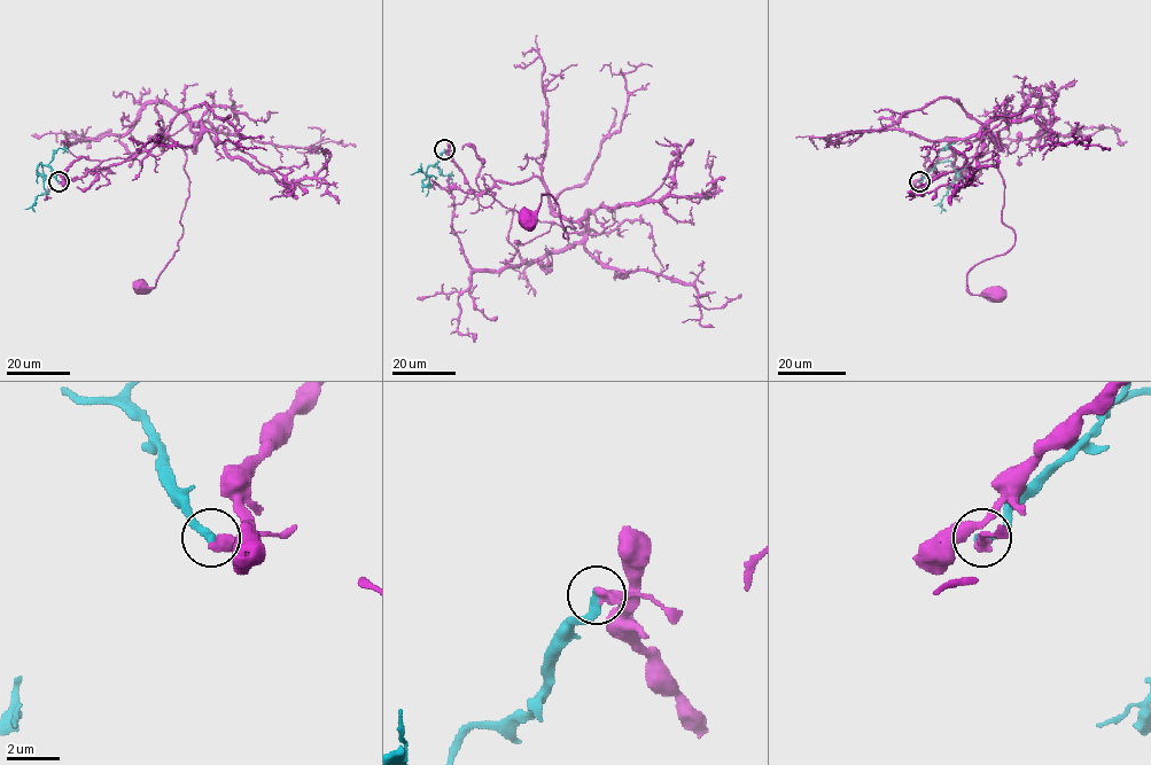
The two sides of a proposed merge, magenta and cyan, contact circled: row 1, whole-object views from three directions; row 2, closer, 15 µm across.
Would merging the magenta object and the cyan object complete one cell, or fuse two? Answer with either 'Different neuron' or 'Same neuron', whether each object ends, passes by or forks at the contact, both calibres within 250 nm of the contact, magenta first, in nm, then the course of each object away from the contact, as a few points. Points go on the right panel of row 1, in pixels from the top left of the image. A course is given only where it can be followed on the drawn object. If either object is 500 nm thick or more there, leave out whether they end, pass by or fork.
Different neuron. At the ring magenta ends. At the ring cyan ends. Thickness 440 nm (magenta) against 340 nm. Course of magenta: (919, 181), (939, 159), (982, 156), (1009, 118), (993, 162), (1015, 243), (967, 274), (971, 294), (994, 294). Course of cyan: (919, 181), (938, 163), (950, 162), (957, 176), (941, 204), (946, 211)

